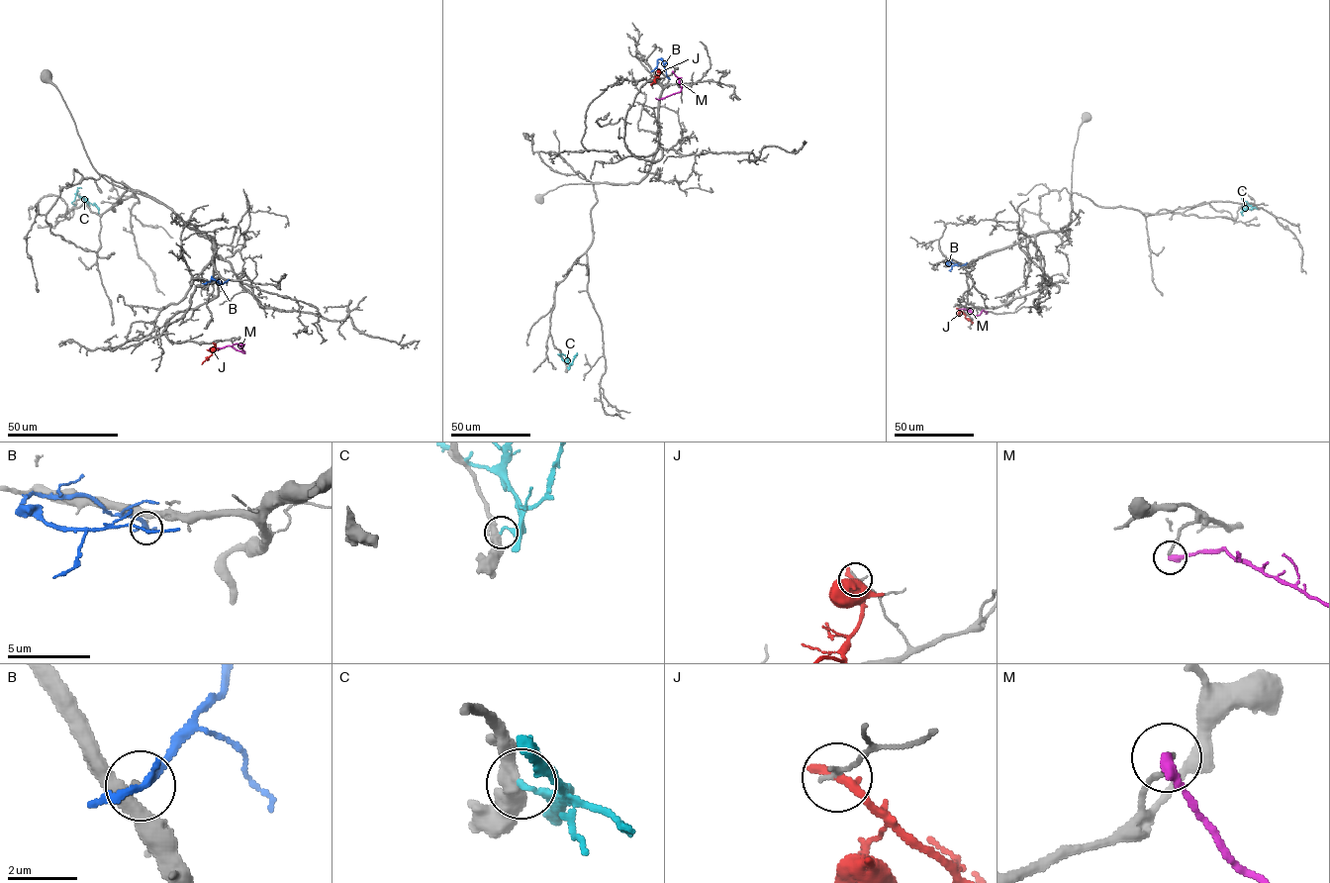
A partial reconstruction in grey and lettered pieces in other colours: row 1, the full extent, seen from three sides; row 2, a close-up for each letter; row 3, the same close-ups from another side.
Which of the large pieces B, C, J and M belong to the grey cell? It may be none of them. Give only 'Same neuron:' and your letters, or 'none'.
Same neuron: M

